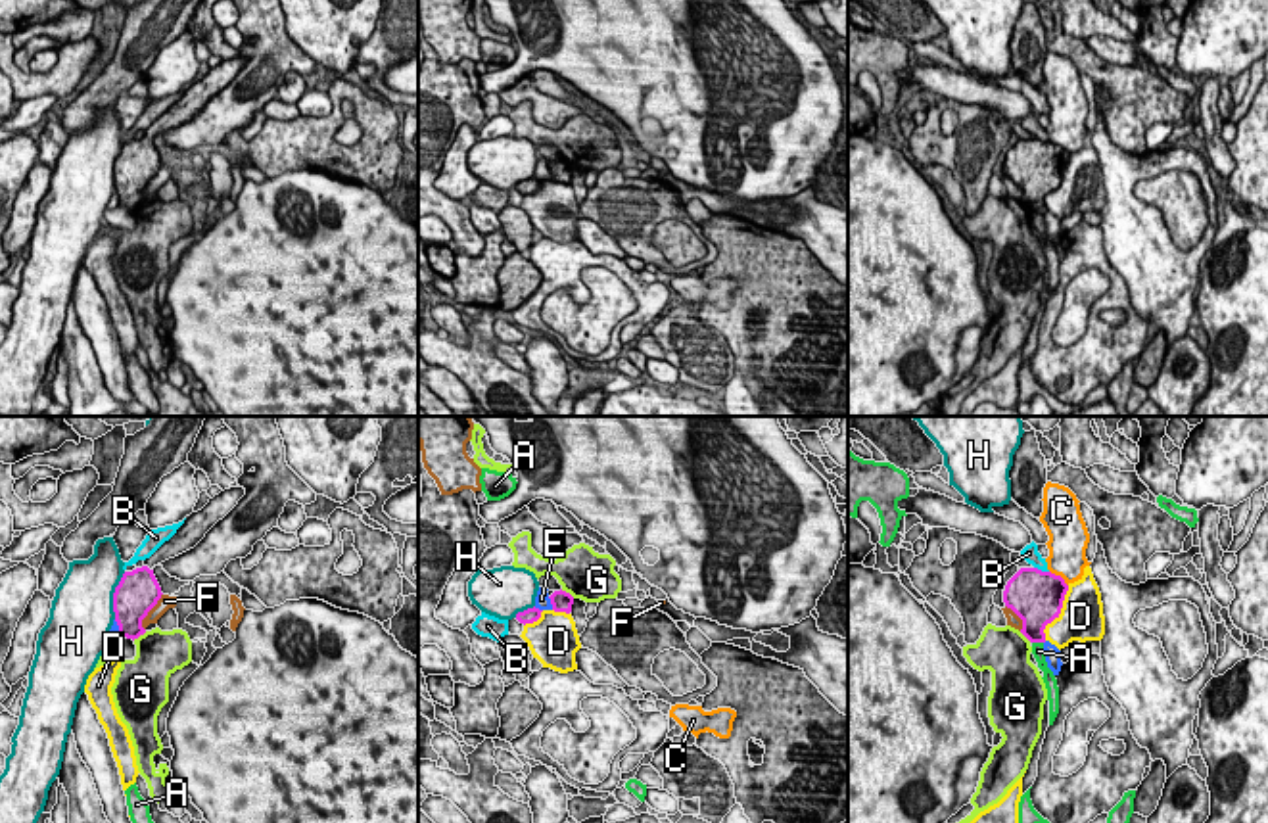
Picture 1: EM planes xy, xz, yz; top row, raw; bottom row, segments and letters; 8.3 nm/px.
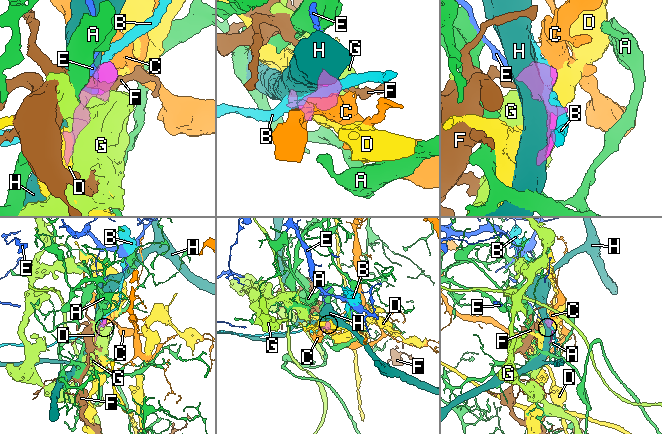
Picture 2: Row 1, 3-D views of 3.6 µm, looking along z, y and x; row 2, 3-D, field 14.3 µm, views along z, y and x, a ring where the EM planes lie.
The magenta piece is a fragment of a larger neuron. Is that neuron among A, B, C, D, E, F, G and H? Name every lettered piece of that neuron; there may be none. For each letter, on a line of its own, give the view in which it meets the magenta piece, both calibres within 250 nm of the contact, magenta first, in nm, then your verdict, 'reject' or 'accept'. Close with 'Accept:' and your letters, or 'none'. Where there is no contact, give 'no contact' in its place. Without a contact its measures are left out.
A: meets magenta in yz; 280 nm thick on the magenta side, 100 nm on the other; reject
B: meets magenta in yz; 460 nm thick on the magenta side, 140 nm on the other; reject
C: meets magenta in yz; 420 nm thick on the magenta side, 320 nm on the other; reject
D: meets magenta in yz; 460 nm thick on the magenta side, 360 nm on the other; reject
E: meets magenta in xz; 170 nm thick on the magenta side, 130 nm on the other; reject
F: meets magenta in xy; 360 nm thick on the magenta side, 120 nm on the other; reject
G: meets magenta in xy; 300 nm thick on the magenta side, 380 nm on the other; reject
H: meets magenta in xy; 360 nm thick on the magenta side, 480 nm on the other; reject
Accept: none

